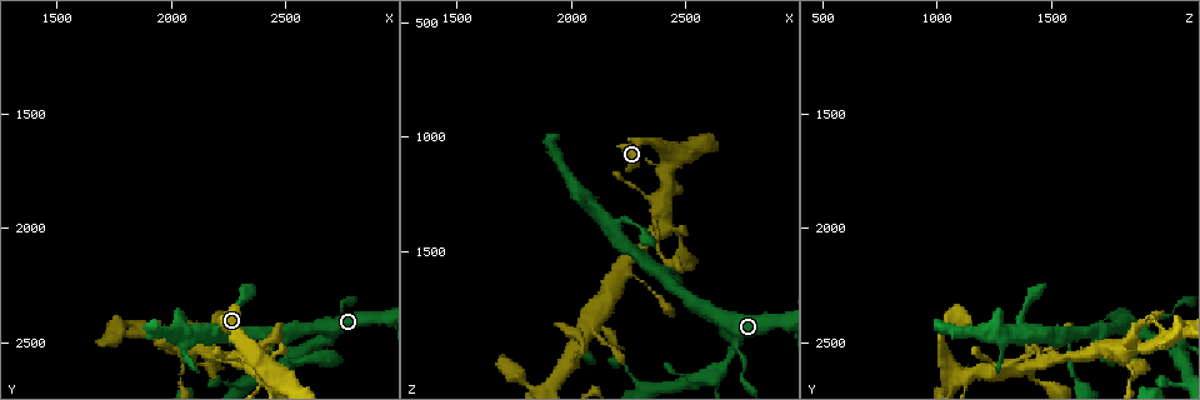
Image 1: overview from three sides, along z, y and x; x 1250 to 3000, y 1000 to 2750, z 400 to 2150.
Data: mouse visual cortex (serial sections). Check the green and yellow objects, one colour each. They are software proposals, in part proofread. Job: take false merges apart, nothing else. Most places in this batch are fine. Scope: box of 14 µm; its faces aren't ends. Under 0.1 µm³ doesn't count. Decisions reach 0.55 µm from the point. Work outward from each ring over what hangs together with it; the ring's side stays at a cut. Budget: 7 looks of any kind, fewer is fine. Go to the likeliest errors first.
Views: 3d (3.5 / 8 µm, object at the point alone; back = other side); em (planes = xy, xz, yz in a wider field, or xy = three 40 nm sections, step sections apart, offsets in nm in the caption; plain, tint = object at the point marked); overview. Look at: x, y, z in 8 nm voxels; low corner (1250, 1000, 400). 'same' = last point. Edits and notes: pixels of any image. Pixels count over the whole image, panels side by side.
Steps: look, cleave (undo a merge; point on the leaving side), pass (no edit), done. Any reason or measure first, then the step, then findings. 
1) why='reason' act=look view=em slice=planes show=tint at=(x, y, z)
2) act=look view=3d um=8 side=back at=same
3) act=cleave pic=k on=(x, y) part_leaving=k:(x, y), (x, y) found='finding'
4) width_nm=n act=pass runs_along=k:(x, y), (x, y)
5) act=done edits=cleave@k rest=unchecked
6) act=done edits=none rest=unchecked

why='sharp bend' act=look view=3d um=3.5 side=back at=(2420, 2650, 1110)

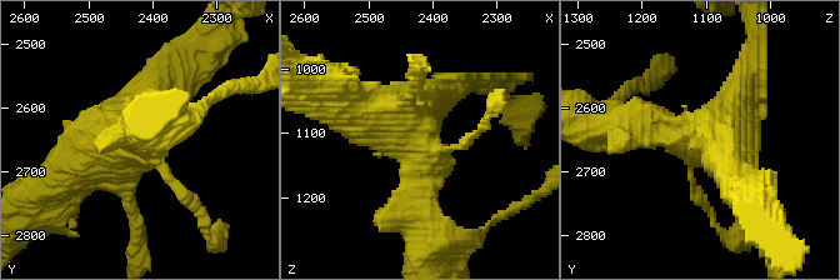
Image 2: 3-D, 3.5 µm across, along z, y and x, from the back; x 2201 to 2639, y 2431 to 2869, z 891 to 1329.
act=look view=em slice=planes show=tint at=same

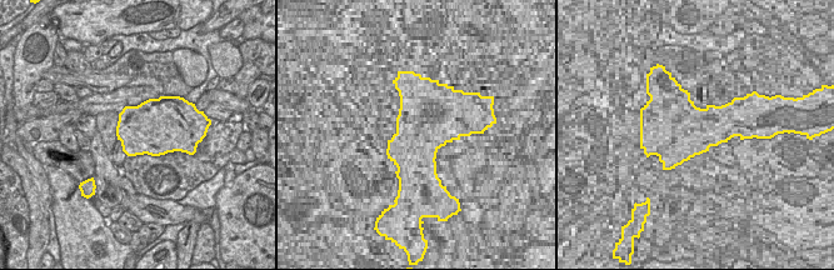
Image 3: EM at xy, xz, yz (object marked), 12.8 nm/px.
act=pass runs_along=2:(746, 76), (710, 138), (628, 126) found='continuous, no second cell'

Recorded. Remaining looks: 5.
why='four or more arms meet' act=look view=3d um=3.5 at=(2400, 2610, 1390)

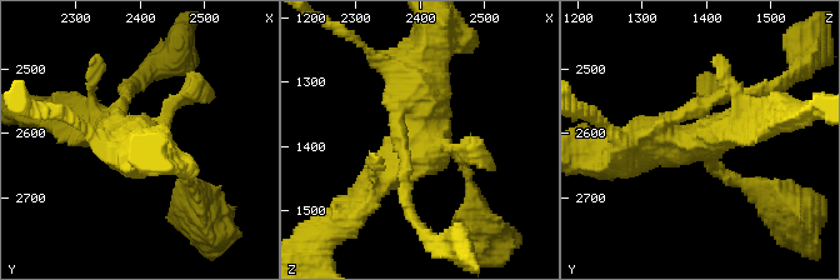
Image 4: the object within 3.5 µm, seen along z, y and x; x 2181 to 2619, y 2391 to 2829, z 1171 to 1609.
why='need the tissue' act=look view=em slice=xy step=3 show=tint at=(2405, 2615, 1380)

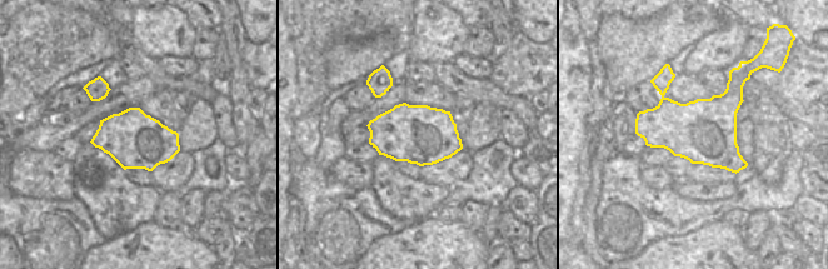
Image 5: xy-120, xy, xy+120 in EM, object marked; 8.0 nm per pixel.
why='another direction' act=look view=em slice=xy step=5 show=tint at=same

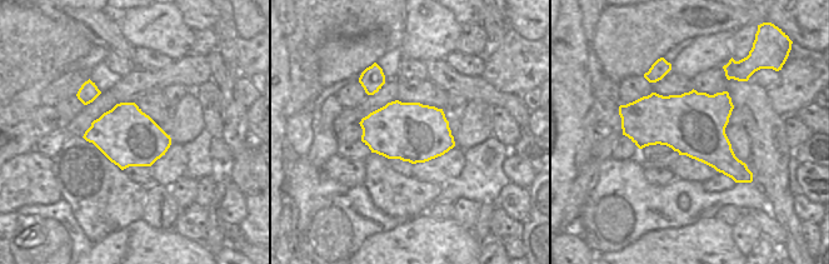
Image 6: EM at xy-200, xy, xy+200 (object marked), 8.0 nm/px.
width_nm=480 act=pass runs_along=4:(426, 51), (423, 135), (369, 193) found='all the same cell'

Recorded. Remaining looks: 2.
why='sharp bend' act=look view=3d um=3.5 at=(2090, 2560, 1810)

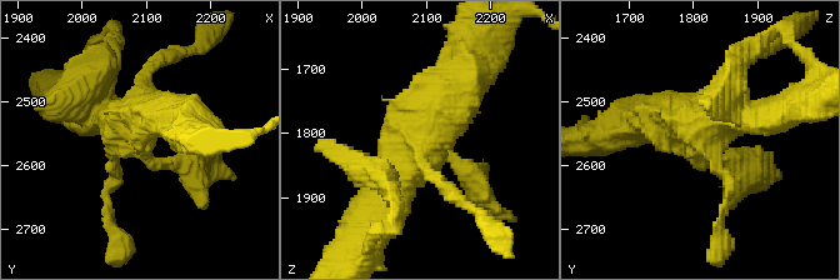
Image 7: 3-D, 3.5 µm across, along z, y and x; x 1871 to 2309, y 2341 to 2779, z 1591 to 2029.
why='shape alone is not enough' act=look view=em slice=xy step=5 show=tint at=(2085, 2555, 1810)

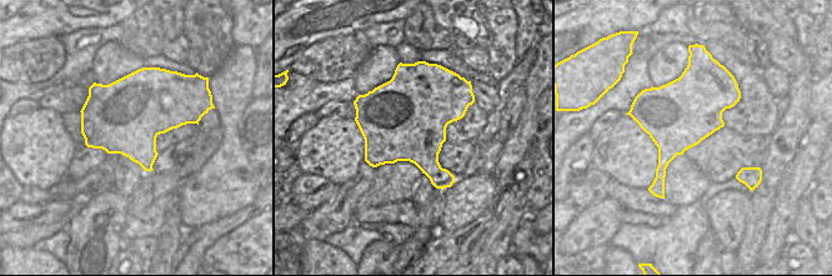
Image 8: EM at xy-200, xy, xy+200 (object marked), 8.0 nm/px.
act=pass runs_along=7:(460, 90), (368, 221) found='one cell here'

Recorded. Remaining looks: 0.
act=done edits=none rest=unchecked

